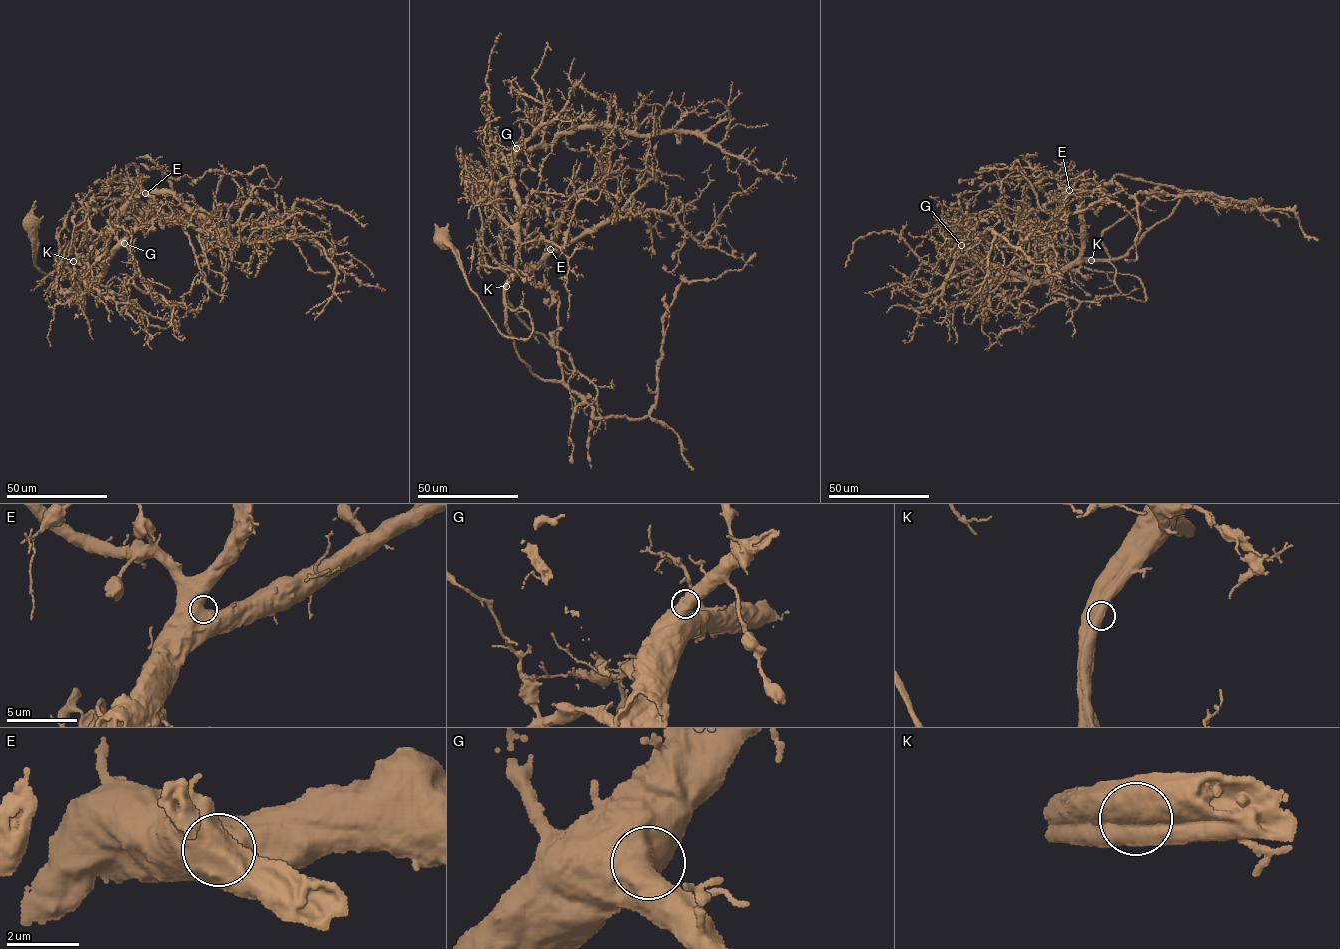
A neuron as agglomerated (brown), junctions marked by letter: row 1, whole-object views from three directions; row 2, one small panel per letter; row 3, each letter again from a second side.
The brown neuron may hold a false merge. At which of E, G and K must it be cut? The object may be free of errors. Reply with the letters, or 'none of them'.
none of them

